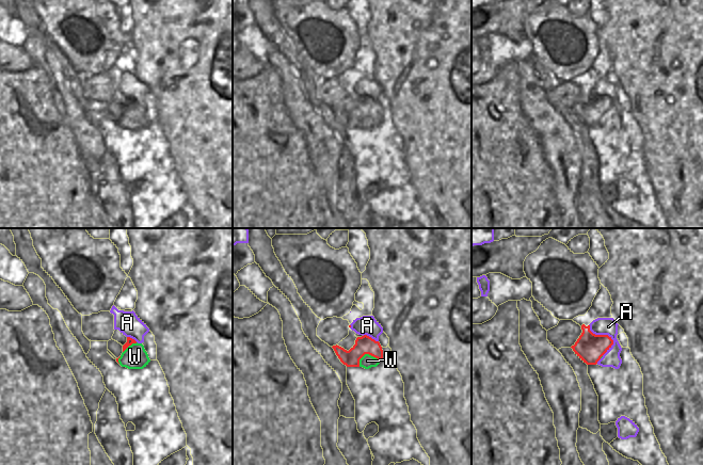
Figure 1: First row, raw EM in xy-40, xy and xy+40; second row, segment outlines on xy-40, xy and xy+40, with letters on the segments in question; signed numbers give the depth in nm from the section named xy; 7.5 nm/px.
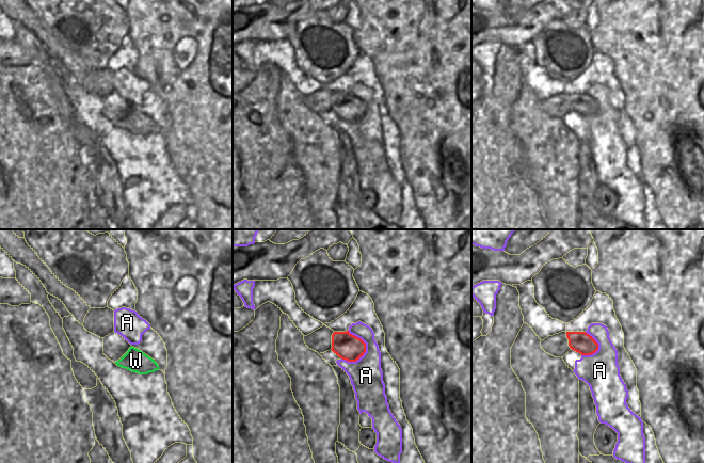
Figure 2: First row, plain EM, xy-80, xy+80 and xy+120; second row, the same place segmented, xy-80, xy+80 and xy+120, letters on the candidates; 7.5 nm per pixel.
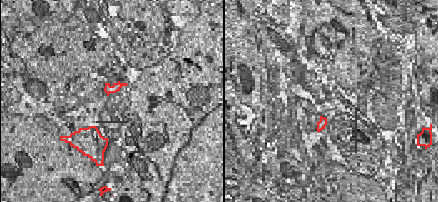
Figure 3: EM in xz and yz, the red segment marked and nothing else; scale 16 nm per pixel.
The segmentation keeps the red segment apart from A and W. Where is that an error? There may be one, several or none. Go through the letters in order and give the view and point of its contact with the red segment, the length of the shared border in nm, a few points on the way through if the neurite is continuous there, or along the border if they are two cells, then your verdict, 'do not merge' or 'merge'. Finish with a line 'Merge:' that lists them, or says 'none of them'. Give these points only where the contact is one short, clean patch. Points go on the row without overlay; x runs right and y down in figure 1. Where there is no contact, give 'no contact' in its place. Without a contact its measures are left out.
A: contact xy+40 (606, 96); length 260 nm; do not merge
W: contact xy (366, 114); length 180 nm; way xy (365, 106), (366, 114), (367, 122); merge
Merge: W

